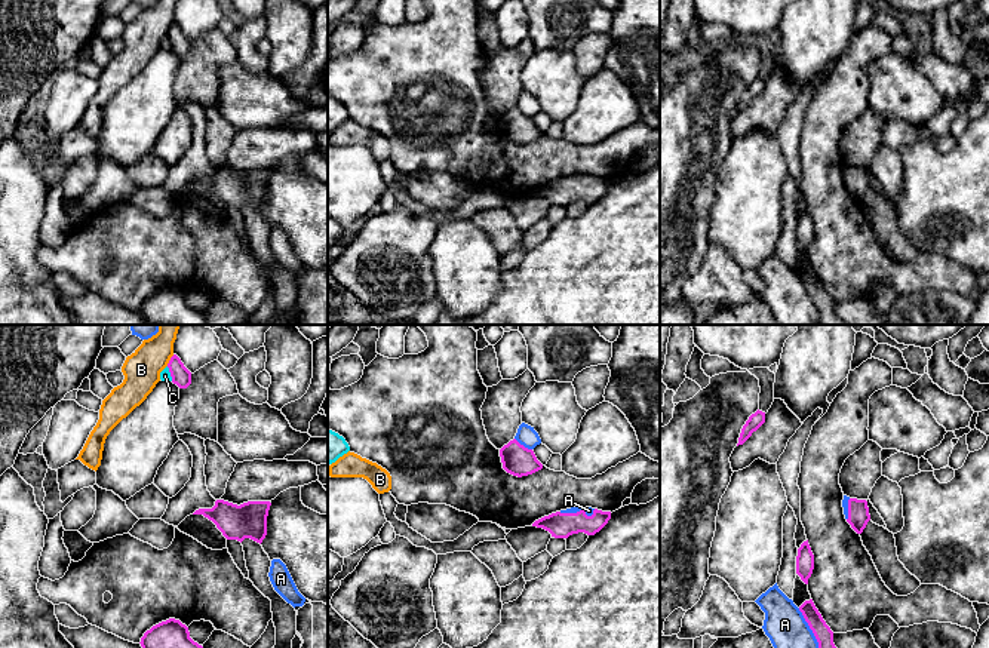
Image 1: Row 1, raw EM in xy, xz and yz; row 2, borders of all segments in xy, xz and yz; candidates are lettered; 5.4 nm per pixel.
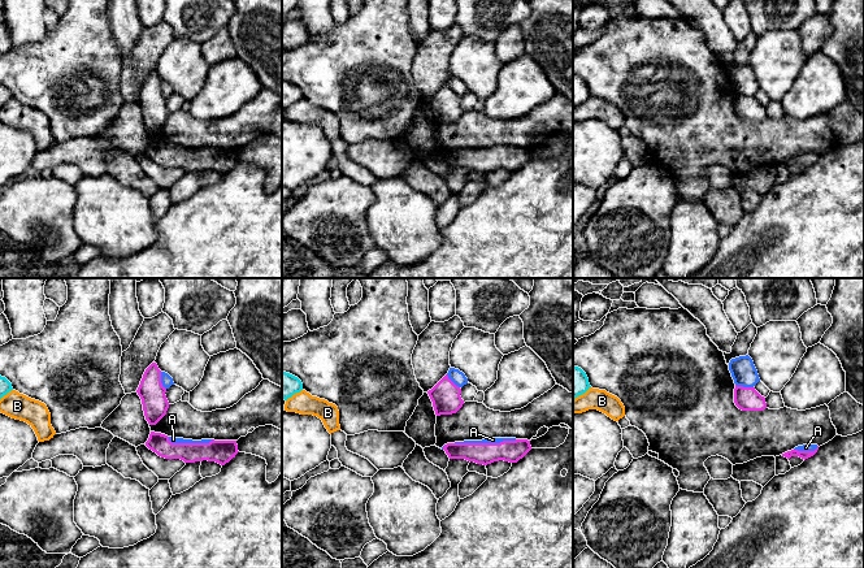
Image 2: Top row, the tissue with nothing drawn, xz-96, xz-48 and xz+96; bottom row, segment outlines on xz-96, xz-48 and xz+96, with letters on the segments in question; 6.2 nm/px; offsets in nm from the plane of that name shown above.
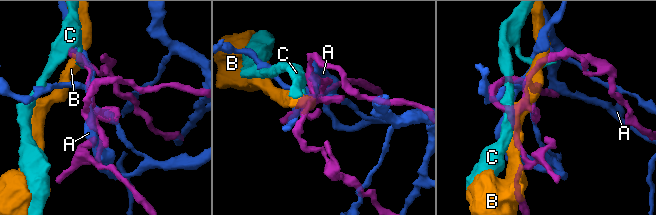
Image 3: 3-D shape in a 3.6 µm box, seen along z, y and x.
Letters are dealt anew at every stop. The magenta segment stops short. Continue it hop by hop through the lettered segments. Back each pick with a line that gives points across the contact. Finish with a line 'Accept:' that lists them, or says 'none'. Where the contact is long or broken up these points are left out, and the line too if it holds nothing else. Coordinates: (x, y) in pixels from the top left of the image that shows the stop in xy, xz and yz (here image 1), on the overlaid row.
Accept: A

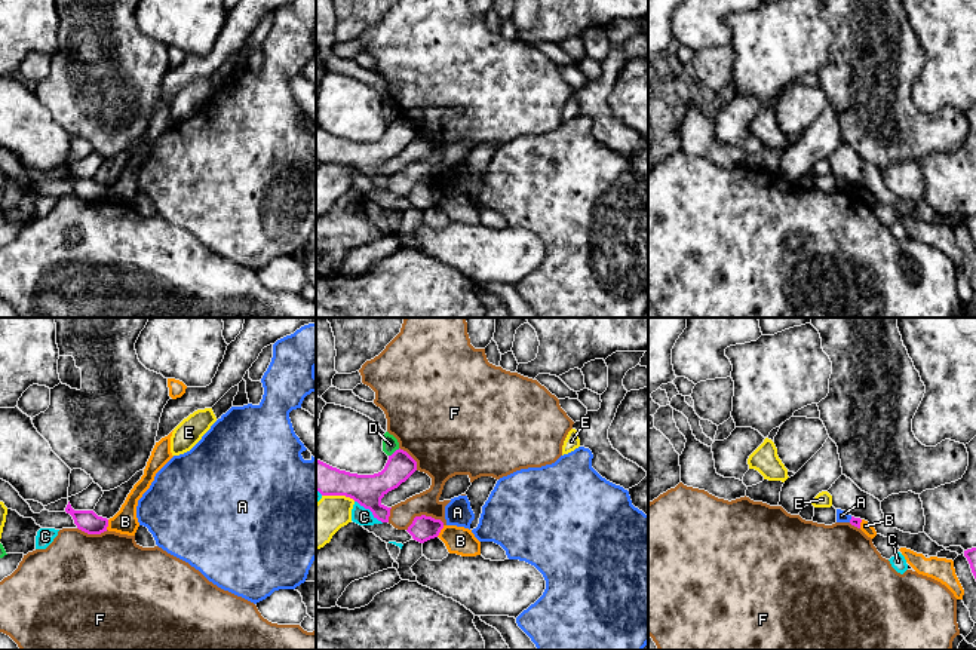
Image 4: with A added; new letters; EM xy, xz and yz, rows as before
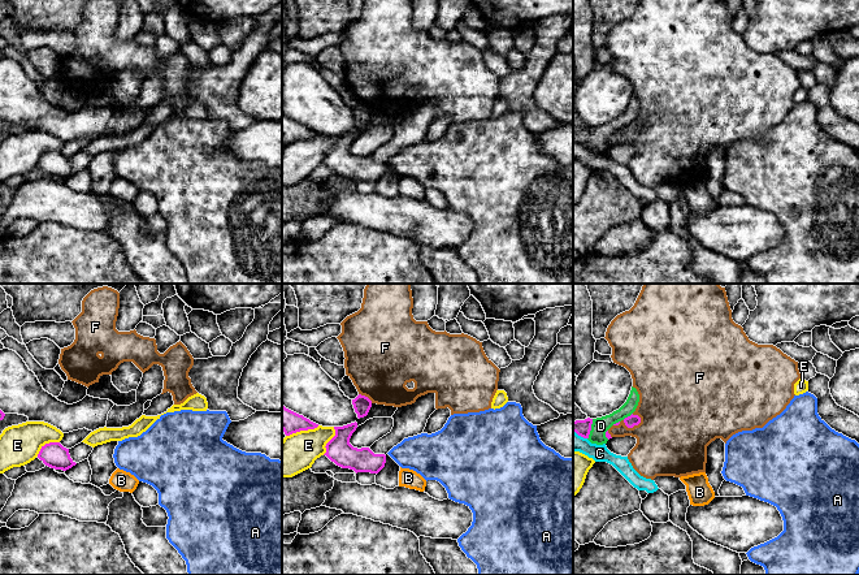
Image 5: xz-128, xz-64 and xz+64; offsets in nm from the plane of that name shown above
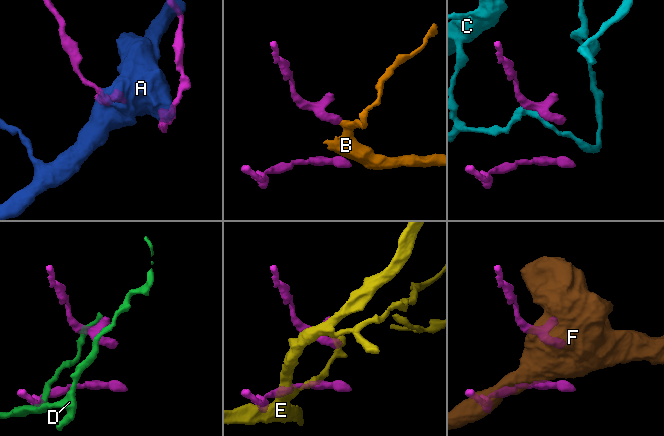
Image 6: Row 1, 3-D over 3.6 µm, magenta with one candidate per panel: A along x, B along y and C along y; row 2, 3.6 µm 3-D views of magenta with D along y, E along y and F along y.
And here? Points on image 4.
Accept: none

